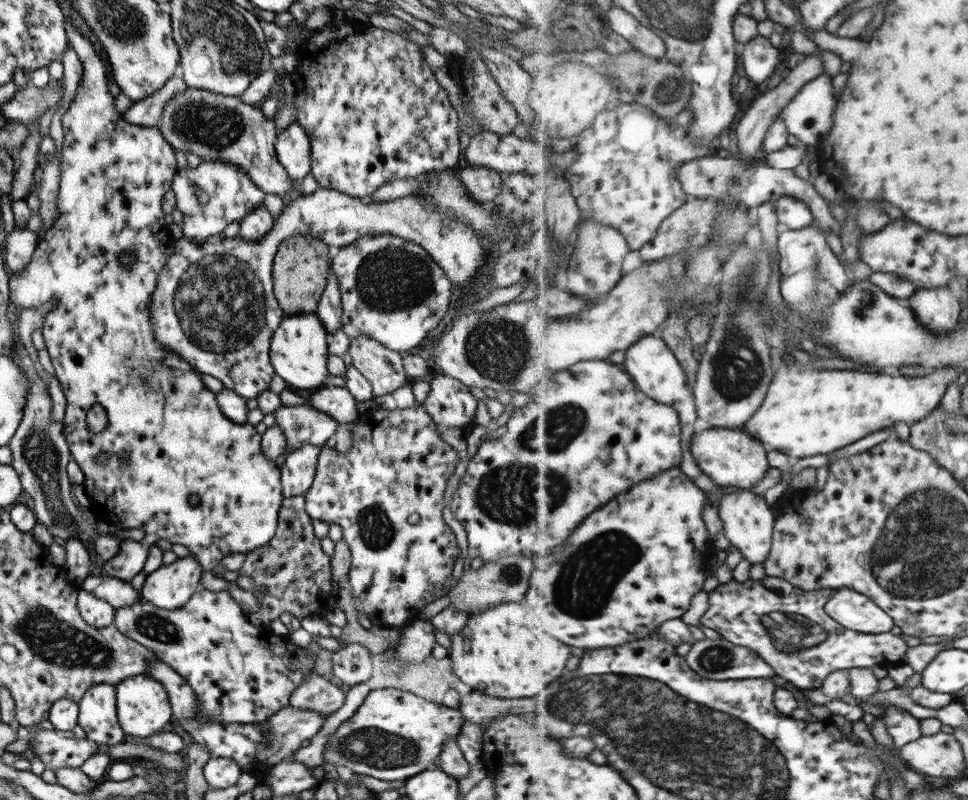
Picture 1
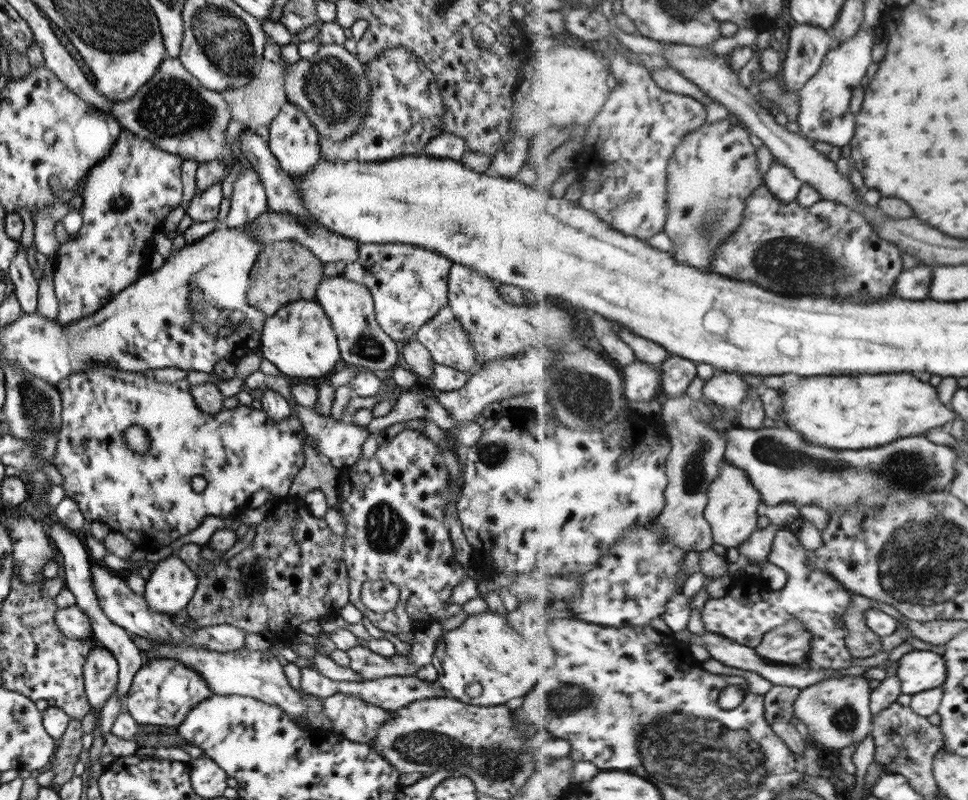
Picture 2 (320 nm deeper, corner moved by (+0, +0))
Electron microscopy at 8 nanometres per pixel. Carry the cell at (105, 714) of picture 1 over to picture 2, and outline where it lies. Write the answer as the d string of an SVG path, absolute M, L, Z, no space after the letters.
M95 645L82 666L84 693L91 707L101 708L116 688L118 666L115 657L102 645Z

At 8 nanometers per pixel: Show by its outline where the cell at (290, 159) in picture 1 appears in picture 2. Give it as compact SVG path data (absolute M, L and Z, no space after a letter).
M283 104L268 126L267 146L278 162L280 169L290 177L299 180L306 172L312 171L319 156L319 136L306 114L294 104Z

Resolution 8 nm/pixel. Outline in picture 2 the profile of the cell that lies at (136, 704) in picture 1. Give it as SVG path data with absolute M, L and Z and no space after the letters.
M165 657L143 658L141 666L134 672L127 696L123 700L123 708L137 725L177 727L198 702L209 698L212 693L203 677L186 664Z

